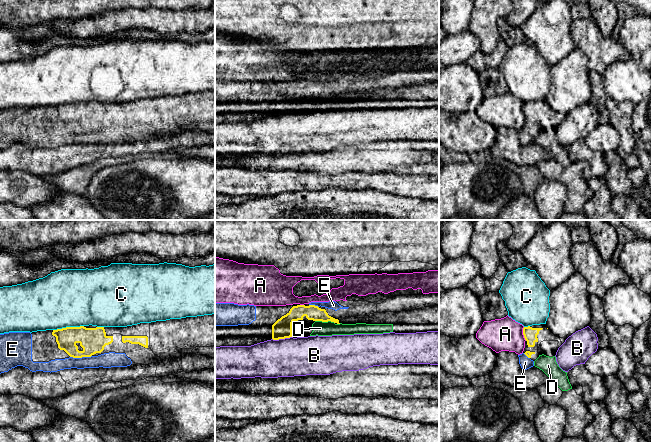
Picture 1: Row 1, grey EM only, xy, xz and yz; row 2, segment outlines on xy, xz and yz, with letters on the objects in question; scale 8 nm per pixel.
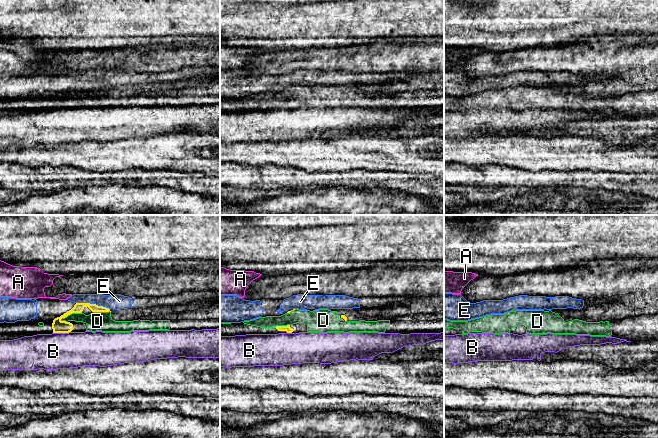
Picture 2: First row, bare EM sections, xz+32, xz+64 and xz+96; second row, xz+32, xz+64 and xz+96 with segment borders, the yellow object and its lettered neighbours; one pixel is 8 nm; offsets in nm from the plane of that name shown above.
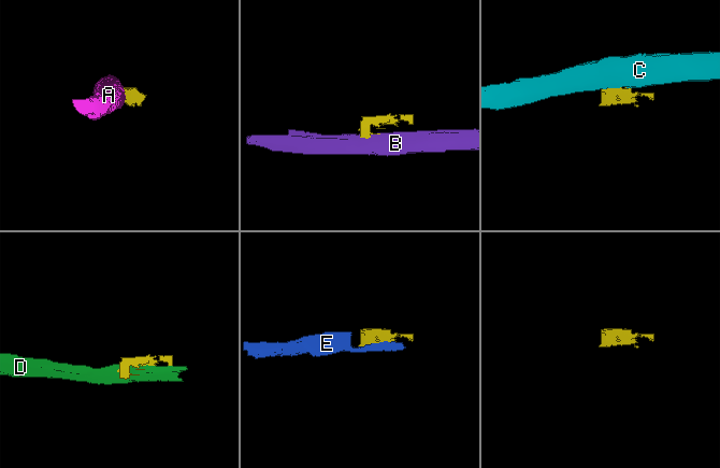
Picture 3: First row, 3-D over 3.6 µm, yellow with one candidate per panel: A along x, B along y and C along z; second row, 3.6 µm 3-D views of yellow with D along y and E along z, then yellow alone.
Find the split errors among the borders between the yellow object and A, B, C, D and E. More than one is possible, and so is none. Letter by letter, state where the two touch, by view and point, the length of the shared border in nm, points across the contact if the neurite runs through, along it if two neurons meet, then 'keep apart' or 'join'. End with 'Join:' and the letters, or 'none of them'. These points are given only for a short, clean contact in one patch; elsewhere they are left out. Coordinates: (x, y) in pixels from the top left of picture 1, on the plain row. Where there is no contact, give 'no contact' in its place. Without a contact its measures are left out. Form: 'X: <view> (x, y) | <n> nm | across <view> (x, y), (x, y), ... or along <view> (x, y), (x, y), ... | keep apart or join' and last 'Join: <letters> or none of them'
A: yz (523, 110) | 110 nm | keep apart
B: xz (281, 114) | 160 nm | along xz (291, 112), (272, 115) | keep apart
C: xy (68, 103) | 260 nm | along xy (83, 101), (66, 102), (53, 106) | keep apart
D: xz (325, 97) | 160 nm | keep apart
E: xy (80, 133) | 180 nm | across xy (93, 116), (91, 122), (80, 133), (85, 136), (107, 136) | join
Join: E

